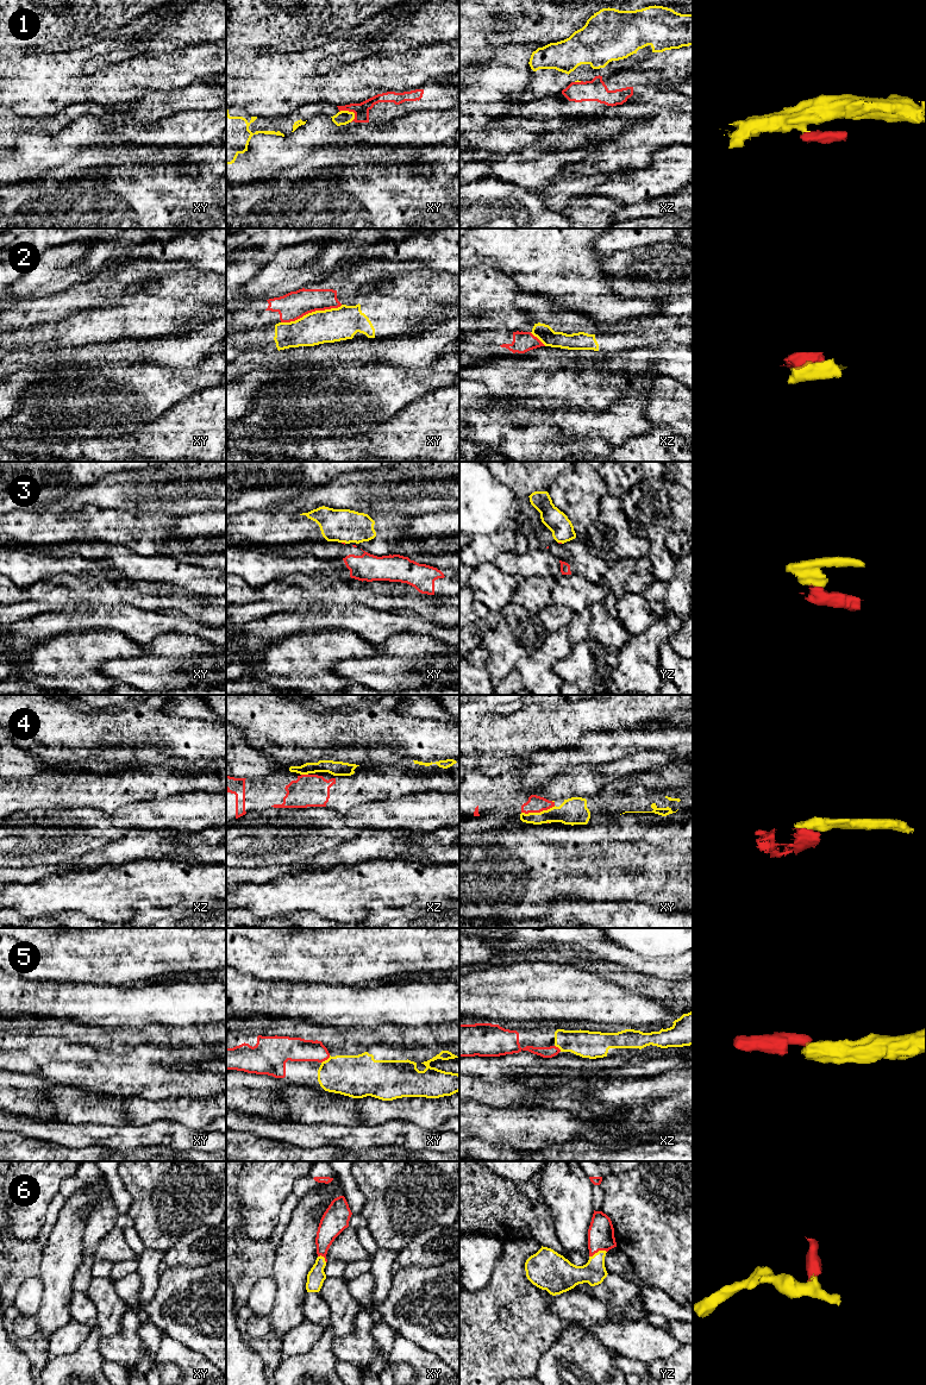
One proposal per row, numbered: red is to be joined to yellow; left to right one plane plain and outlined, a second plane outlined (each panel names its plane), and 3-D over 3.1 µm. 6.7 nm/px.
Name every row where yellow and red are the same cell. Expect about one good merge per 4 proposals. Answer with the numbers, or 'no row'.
5, 6

